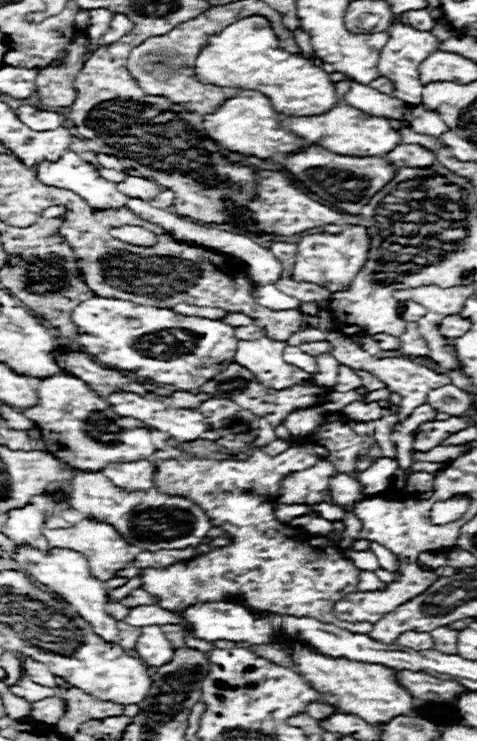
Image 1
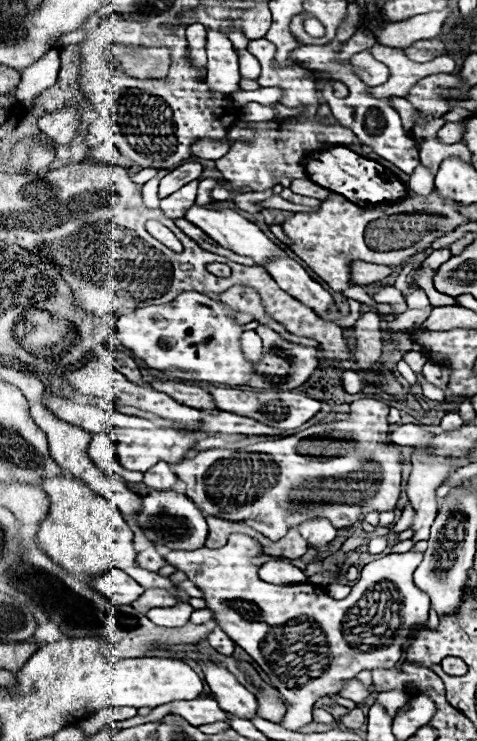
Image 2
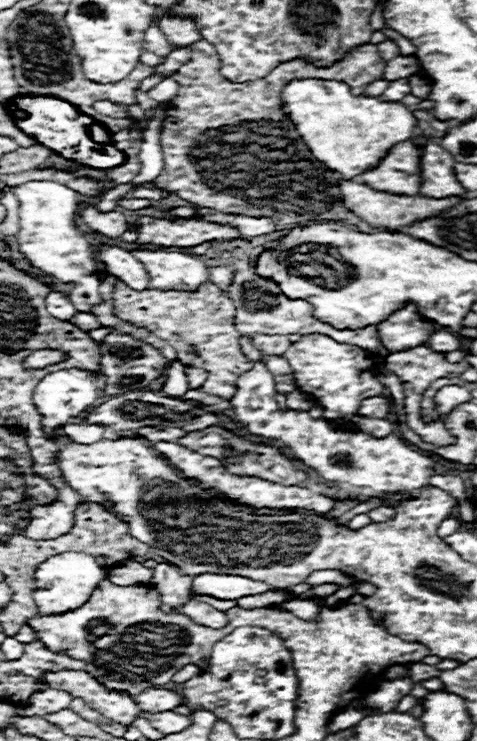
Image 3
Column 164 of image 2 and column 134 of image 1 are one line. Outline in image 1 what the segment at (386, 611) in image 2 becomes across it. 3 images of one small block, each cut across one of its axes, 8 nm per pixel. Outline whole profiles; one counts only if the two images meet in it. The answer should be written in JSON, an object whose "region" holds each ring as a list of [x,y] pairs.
{"region":[[[82,520],[76,526],[70,528],[56,528],[56,530],[48,530],[42,528],[46,540],[50,546],[58,546],[58,548],[72,548],[76,552],[82,552],[88,558],[90,564],[90,572],[92,576],[96,576],[98,580],[110,580],[114,578],[114,574],[122,568],[126,568],[134,558],[134,550],[132,546],[108,524],[104,522],[94,522],[94,520]]]}

